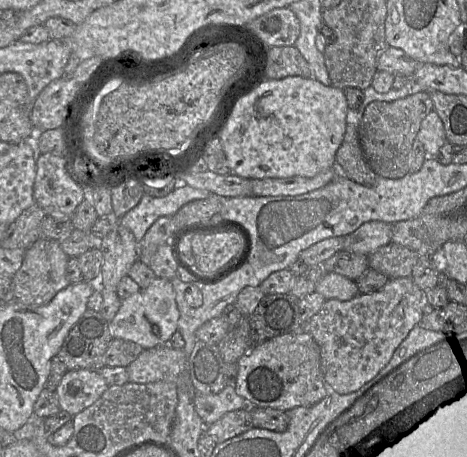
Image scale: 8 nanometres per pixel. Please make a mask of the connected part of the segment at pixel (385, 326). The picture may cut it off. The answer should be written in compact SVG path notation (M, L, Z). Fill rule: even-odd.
M399 277L389 279L386 284L377 291L358 294L349 300L327 299L320 310L307 323L307 331L312 335L320 348L322 372L325 382L338 393L347 394L359 389L367 381L371 380L389 362L396 348L405 339L412 328L421 323L421 319L427 310L425 292L426 291L422 290L414 283L411 277Z

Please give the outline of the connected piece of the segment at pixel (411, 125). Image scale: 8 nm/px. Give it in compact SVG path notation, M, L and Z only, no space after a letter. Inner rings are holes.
M422 91L395 101L373 101L366 107L358 124L363 155L379 177L398 179L409 173L409 155L421 122L433 110L429 92Z

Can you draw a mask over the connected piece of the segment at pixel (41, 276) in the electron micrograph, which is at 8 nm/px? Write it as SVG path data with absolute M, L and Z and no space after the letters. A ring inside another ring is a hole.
M39 238L26 251L21 267L12 277L14 301L27 306L48 304L70 283L66 268L70 257L62 250L60 241Z

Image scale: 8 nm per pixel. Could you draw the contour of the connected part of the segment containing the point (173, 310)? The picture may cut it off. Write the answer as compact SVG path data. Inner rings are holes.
M157 277L147 288L140 289L121 301L117 314L109 323L109 331L112 339L132 341L144 349L150 349L168 344L171 336L178 330L179 318L172 280Z

